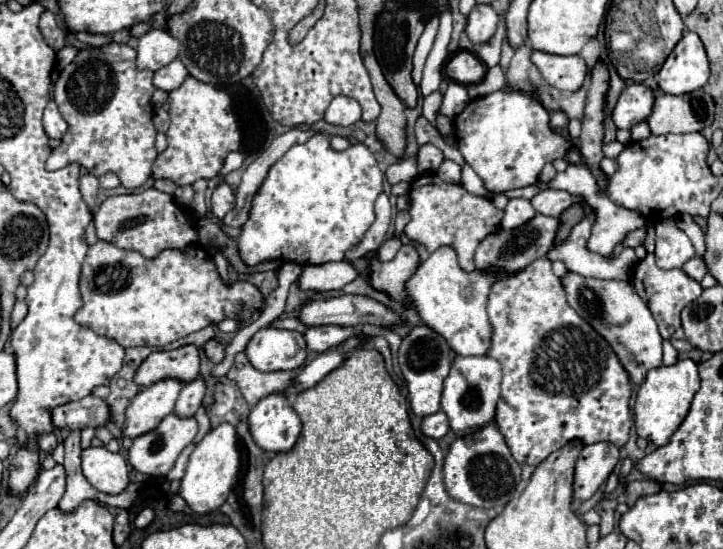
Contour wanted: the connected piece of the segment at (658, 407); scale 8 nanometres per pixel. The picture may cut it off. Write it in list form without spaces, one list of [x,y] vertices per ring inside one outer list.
[[[678,359],[674,365],[662,365],[656,369],[650,369],[642,385],[638,387],[636,393],[636,407],[634,407],[634,425],[638,437],[652,441],[654,445],[666,445],[672,437],[672,433],[680,427],[684,417],[690,411],[690,403],[694,395],[700,389],[700,377],[698,377],[698,367],[692,359]]]

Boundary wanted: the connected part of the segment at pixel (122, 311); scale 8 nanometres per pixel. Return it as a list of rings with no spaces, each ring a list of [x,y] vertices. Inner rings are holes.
[[[98,241],[86,253],[80,273],[80,293],[84,305],[76,311],[74,321],[102,337],[114,339],[122,347],[160,347],[186,337],[188,333],[200,331],[206,325],[220,323],[226,317],[246,319],[262,305],[262,295],[254,285],[244,281],[238,281],[232,287],[224,285],[212,257],[206,255],[206,249],[200,243],[188,245],[184,253],[164,251],[156,259],[146,259],[138,251],[126,251],[108,241]]]

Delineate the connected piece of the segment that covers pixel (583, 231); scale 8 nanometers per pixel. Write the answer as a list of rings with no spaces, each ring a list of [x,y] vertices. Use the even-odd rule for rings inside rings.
[[[582,219],[572,233],[568,235],[566,241],[560,245],[554,245],[548,253],[546,259],[550,261],[564,261],[568,271],[580,273],[584,277],[600,277],[600,279],[622,279],[628,281],[638,265],[638,257],[632,247],[626,247],[616,259],[600,257],[598,253],[592,253],[586,243],[590,239],[590,229],[592,221]]]

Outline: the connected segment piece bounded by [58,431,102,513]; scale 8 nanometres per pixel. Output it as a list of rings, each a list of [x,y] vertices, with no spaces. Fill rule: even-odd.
[[[72,431],[68,439],[64,439],[64,447],[66,447],[66,459],[64,459],[64,469],[66,469],[66,493],[58,503],[58,509],[62,513],[74,513],[76,507],[84,501],[84,499],[98,499],[98,495],[102,495],[100,491],[96,491],[88,479],[82,475],[82,467],[80,467],[80,431]]]

